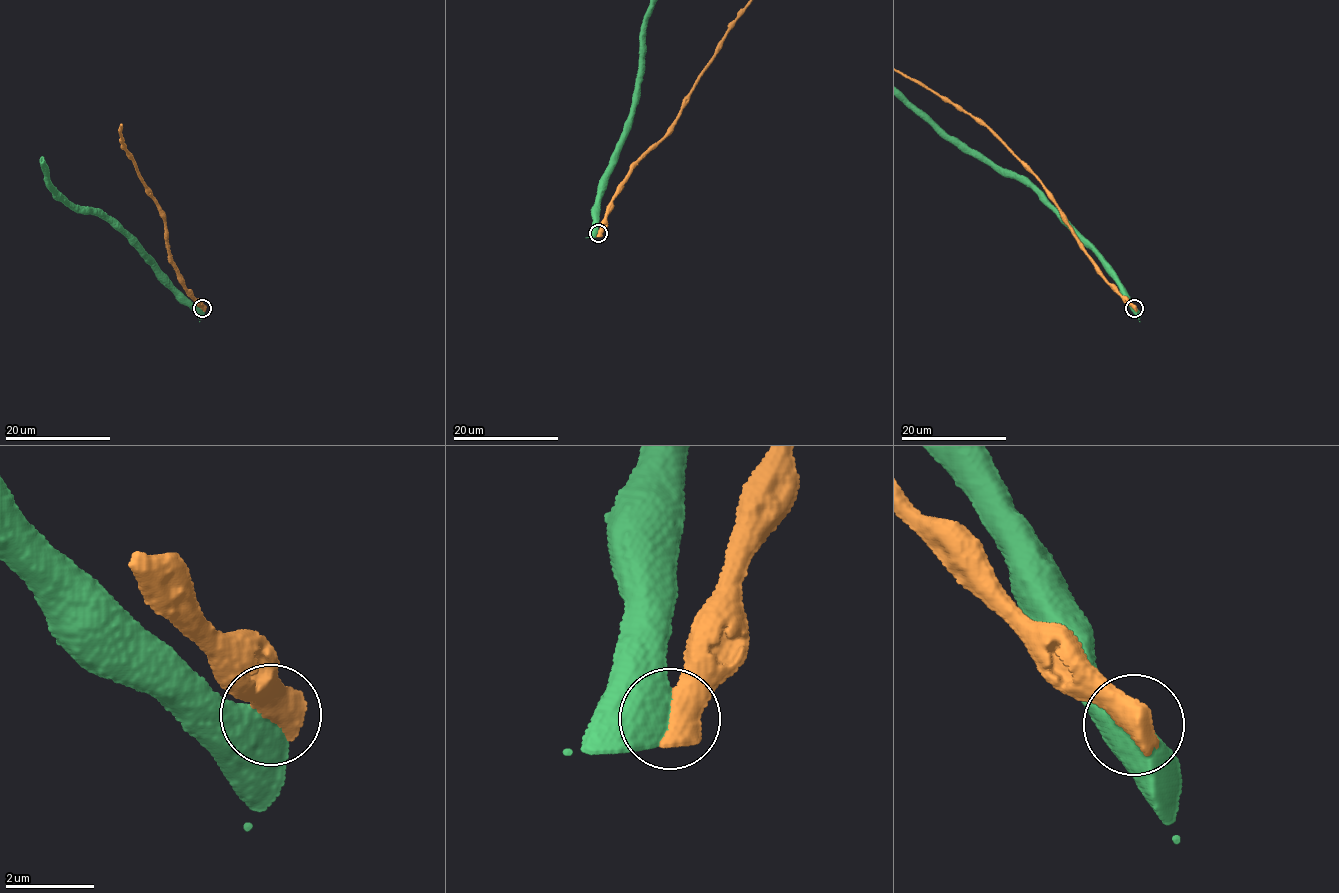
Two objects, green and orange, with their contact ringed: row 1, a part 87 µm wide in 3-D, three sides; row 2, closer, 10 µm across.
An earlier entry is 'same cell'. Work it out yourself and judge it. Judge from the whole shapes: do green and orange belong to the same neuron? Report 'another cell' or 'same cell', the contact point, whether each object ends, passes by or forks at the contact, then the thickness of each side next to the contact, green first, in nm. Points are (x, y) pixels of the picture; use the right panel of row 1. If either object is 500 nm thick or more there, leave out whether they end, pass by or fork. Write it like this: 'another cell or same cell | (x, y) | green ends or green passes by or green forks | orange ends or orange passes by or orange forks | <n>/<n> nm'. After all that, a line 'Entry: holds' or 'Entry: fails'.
another cell | (1134, 308) | 750/700 nm
Entry: fails

